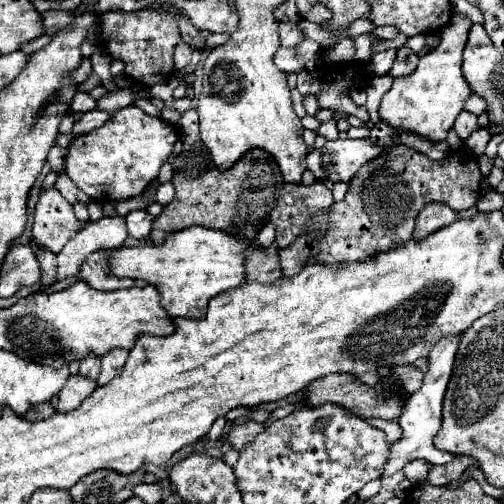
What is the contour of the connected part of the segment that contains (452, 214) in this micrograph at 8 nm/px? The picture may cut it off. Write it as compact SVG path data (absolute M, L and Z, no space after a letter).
M430 203L430 205L426 205L420 211L420 215L416 219L416 229L414 229L412 237L416 241L420 241L426 235L430 235L430 233L434 233L434 231L438 231L438 229L454 223L454 221L456 221L456 211L452 211L444 203Z

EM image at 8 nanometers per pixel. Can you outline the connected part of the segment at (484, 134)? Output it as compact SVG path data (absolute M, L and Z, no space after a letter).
M479 128L464 141L464 144L470 152L476 157L479 157L484 153L486 145L490 139L490 133L486 129Z

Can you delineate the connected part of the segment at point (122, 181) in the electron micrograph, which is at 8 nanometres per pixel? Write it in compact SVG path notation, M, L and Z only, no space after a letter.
M124 107L92 133L76 137L66 155L66 175L98 203L116 203L142 195L170 157L180 131L164 119L146 115L140 107Z

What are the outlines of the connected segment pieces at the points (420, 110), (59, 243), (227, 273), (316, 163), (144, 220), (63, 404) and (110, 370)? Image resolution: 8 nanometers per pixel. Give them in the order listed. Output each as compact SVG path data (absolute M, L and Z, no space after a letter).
M456 13L446 29L442 29L440 45L420 57L416 71L408 77L396 77L390 91L382 97L380 119L388 123L394 131L394 137L400 133L412 133L430 139L432 143L444 141L448 131L454 125L454 119L460 115L464 101L472 95L468 83L462 77L462 51L468 39L472 21L466 15Z
M56 187L44 189L36 203L34 227L32 227L32 243L36 247L44 247L52 253L60 253L62 247L84 227L74 217L72 205L64 201Z
M188 227L184 231L172 233L162 245L124 247L112 249L108 253L112 273L118 277L142 279L156 285L160 289L162 305L172 317L200 319L204 317L212 297L244 283L244 261L248 247L252 247L252 241L234 239L224 231Z
M336 139L326 141L322 149L308 153L308 169L318 181L350 181L362 165L378 159L384 147L376 147L368 139Z
M132 211L126 215L126 225L128 233L134 239L146 239L152 231L152 221L154 217L148 211Z
M76 375L76 377L70 377L66 381L66 385L62 387L62 391L58 393L58 405L56 405L56 411L60 413L68 413L68 411L74 411L76 407L82 405L82 401L96 389L92 387L94 383L82 375Z
M114 349L108 355L102 357L102 371L98 377L98 385L108 385L114 377L120 375L120 369L124 369L124 363L128 359L126 349Z

